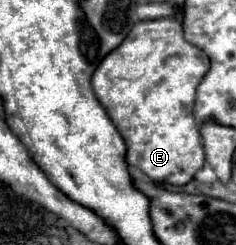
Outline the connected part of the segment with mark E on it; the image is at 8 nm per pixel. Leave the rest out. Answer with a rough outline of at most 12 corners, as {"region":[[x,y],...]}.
{"region":[[174,16],[134,24],[92,88],[128,166],[188,184],[208,68]]}

